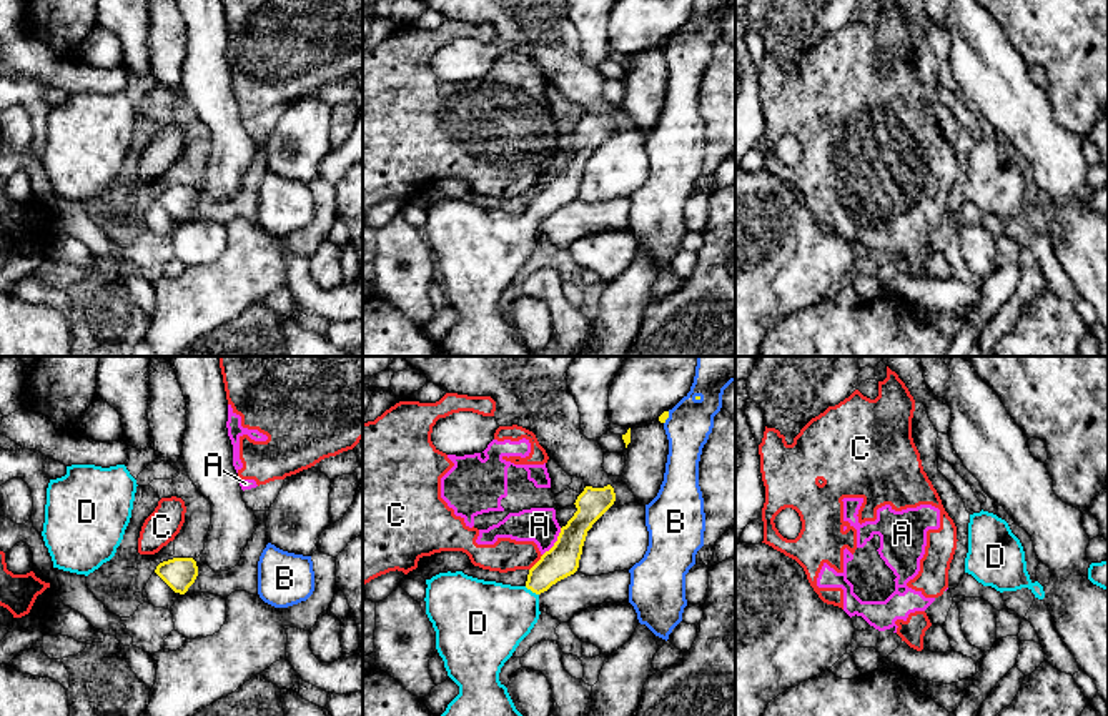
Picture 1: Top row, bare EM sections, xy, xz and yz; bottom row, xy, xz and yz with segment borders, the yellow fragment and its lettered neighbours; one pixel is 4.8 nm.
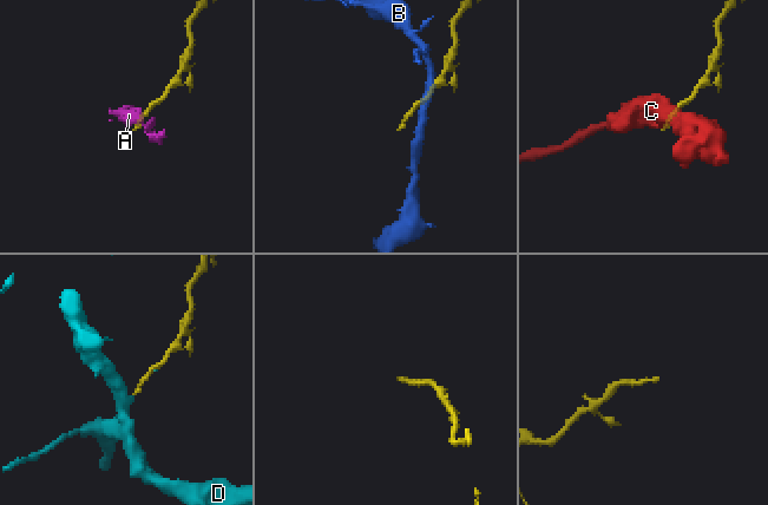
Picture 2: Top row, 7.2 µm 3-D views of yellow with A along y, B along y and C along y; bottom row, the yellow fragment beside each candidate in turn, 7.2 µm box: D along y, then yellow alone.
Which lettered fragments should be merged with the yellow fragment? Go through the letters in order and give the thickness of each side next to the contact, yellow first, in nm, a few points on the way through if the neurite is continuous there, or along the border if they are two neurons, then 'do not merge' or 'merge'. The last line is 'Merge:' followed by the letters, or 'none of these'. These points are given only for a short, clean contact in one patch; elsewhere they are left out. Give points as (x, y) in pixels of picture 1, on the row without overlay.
A: 160/170 nm | along xz (561, 155), (556, 169), (543, 182) | do not merge
B: 20/220 nm | do not merge
C: 160/160 nm | along xz (543, 182), (529, 197) | do not merge
D: 160/360 nm | across xz (563, 187), (531, 217), (508, 240), (489, 247) | merge
Merge: D

